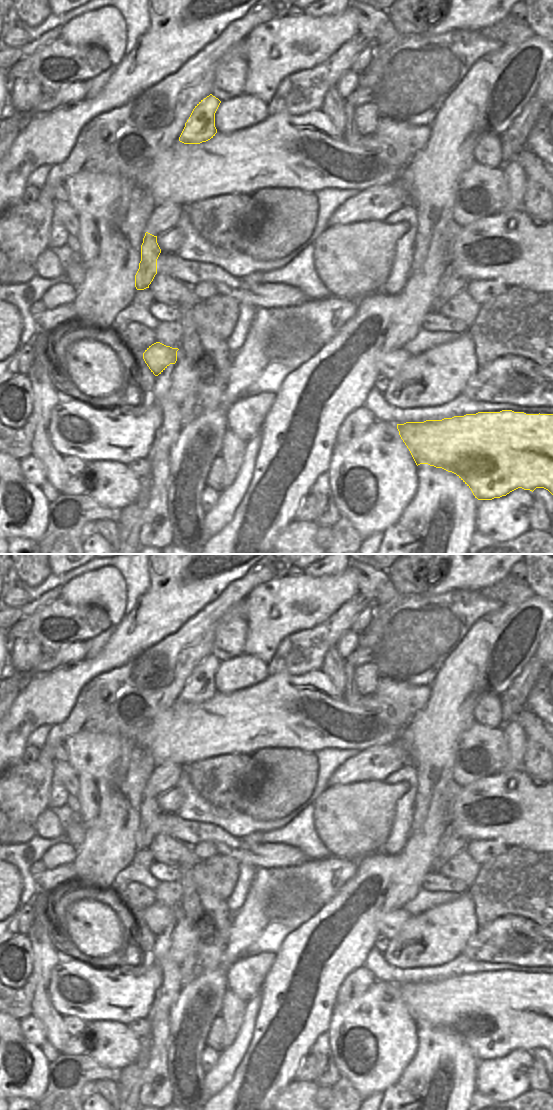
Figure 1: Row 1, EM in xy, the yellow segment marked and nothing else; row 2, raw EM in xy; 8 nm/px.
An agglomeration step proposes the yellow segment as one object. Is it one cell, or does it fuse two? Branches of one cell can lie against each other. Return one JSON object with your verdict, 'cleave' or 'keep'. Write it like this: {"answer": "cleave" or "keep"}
{"answer": "keep"}

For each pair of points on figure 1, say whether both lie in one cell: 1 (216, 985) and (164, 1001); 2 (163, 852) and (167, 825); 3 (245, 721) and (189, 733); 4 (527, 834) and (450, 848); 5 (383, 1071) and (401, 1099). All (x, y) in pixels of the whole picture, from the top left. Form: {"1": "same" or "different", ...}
{"1": "different", "2": "different", "3": "same", "4": "different", "5": "different"}

